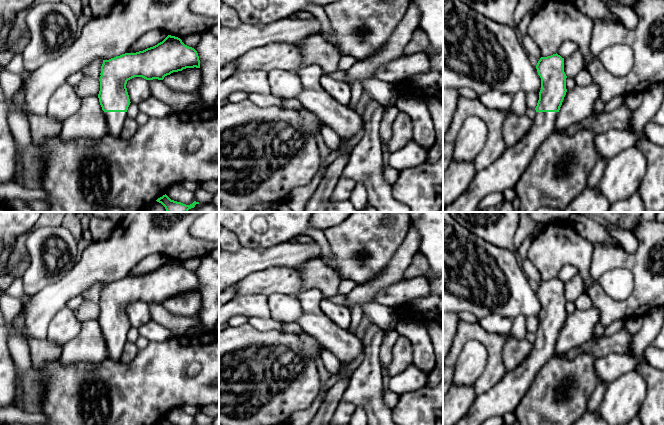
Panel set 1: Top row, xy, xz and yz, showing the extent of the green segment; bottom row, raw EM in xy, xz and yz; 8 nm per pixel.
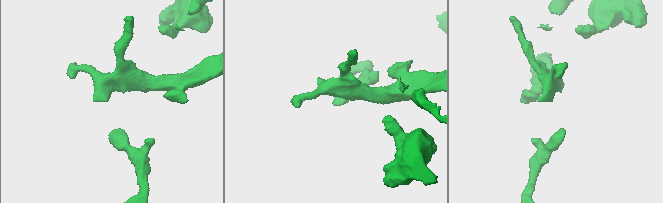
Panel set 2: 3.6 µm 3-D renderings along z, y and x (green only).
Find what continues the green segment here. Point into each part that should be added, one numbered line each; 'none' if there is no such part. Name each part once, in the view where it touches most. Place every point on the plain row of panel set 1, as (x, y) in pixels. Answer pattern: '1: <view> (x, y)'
1: xy (115, 344)

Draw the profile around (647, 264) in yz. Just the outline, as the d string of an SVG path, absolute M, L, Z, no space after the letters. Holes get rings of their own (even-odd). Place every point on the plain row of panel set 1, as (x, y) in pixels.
M640 218L631 232L638 240L638 249L635 253L628 253L622 246L612 246L609 244L593 244L593 256L590 262L589 275L593 279L593 284L585 289L585 292L600 312L600 322L604 327L616 320L627 320L629 318L643 317L653 307L664 307L664 223L655 221L645 221ZM625 268L629 270L634 279L634 290L632 294L623 301L615 301L609 297L601 287L598 279L607 271Z

